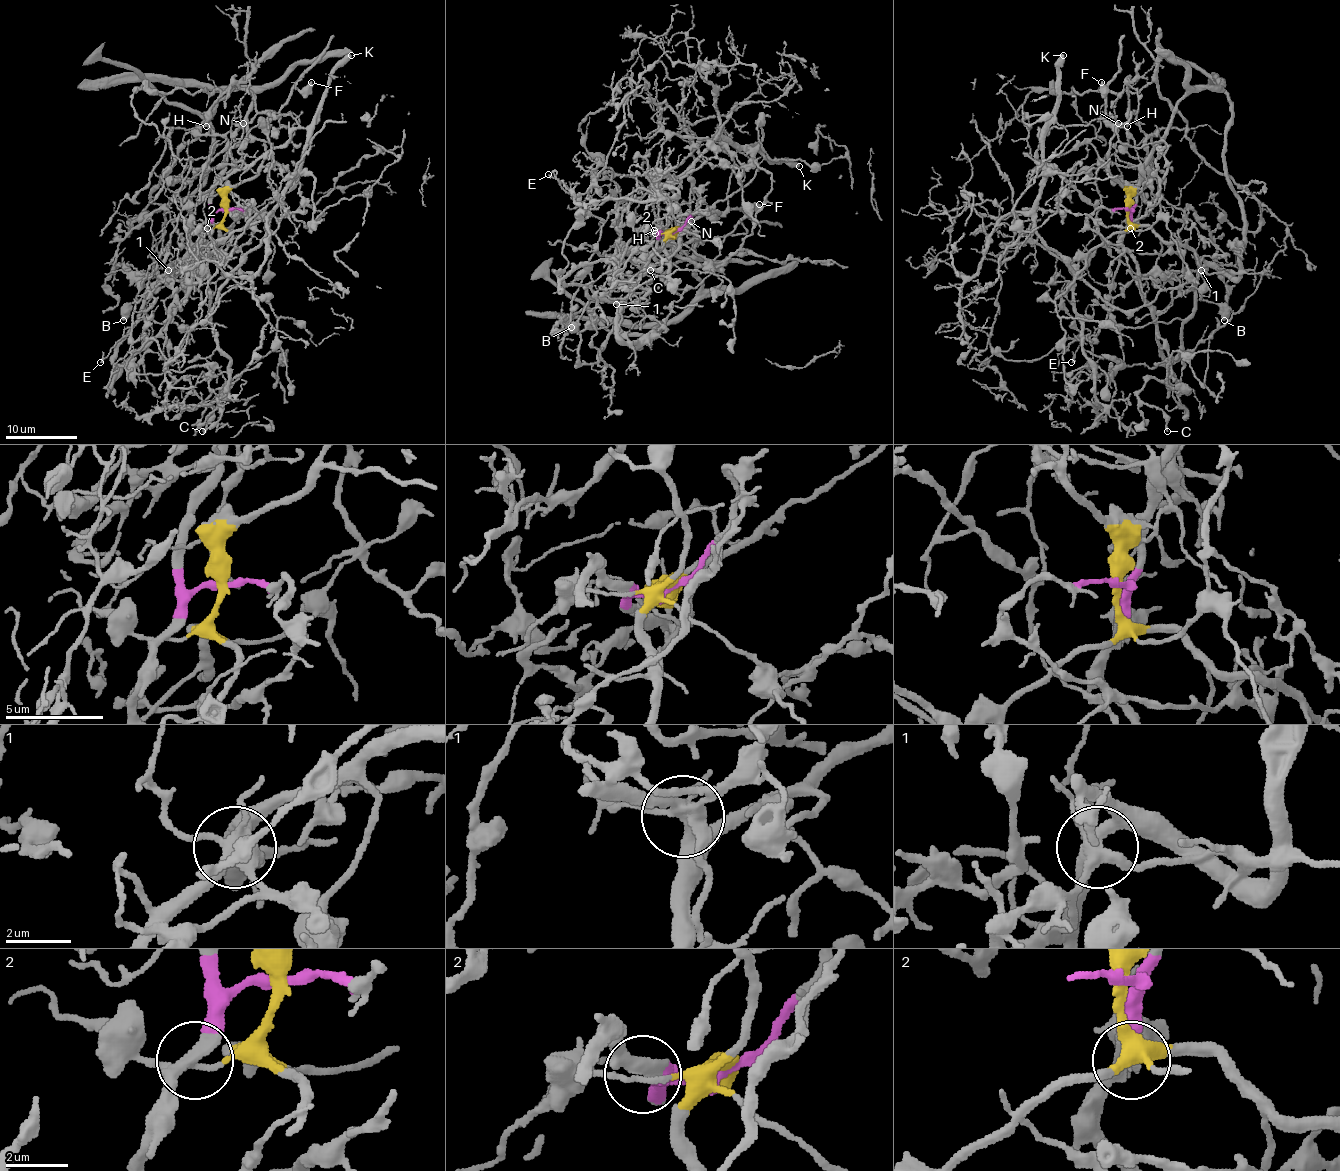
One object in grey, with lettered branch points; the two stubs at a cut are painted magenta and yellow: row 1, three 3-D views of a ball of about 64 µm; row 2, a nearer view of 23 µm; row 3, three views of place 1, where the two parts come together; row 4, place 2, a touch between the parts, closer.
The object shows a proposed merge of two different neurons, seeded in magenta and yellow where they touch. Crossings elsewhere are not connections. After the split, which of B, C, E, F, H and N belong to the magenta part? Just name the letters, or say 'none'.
C, E, H, N

